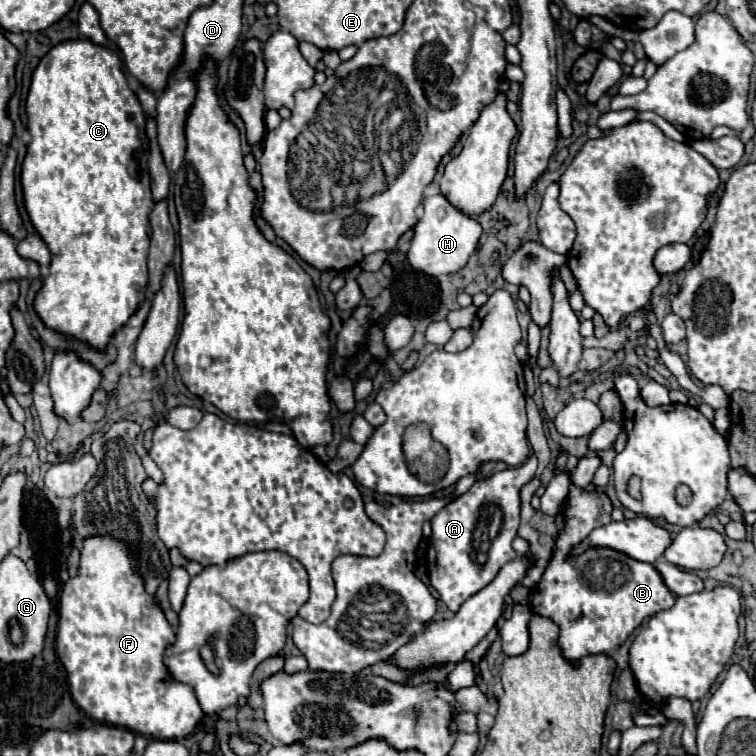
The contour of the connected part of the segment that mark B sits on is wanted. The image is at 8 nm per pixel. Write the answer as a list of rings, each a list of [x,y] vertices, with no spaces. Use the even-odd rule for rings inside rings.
[[[570,483],[562,515],[564,525],[556,539],[556,551],[540,583],[534,587],[532,609],[560,627],[558,645],[564,657],[574,661],[584,655],[618,649],[644,619],[658,611],[672,609],[676,595],[664,585],[664,577],[656,573],[654,565],[636,561],[626,553],[616,553],[616,549],[586,549],[572,557],[572,549],[580,545],[596,525],[606,525],[612,519],[612,501],[604,491],[576,489],[576,485]],[[578,615],[582,615],[582,619],[578,619]]]

